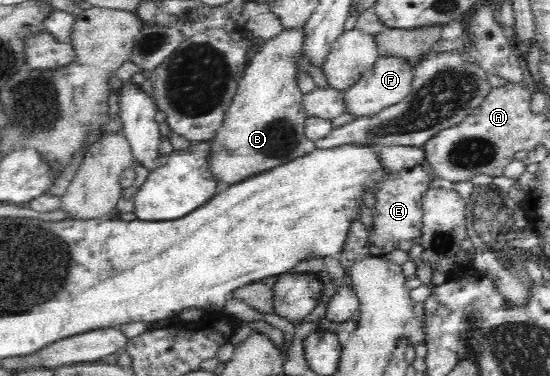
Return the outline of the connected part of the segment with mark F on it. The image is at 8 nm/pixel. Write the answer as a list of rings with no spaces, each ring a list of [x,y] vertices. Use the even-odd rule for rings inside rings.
[[[382,55],[377,58],[375,66],[362,74],[360,80],[343,91],[346,112],[358,117],[372,116],[383,108],[397,105],[412,90],[415,66],[407,58],[396,55]]]

